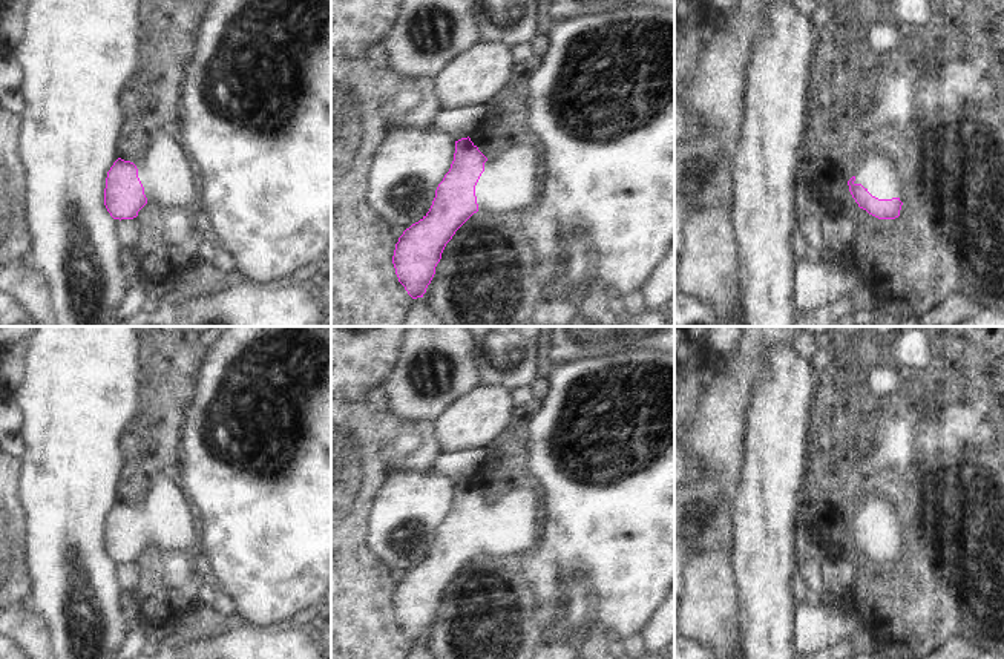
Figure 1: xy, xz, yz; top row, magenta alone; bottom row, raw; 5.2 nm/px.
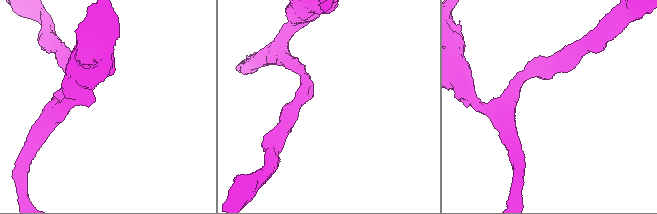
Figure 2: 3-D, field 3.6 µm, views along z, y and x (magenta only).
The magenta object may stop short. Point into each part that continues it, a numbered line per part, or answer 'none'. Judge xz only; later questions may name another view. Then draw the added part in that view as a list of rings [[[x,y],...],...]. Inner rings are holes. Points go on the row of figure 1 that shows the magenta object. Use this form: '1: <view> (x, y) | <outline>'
1: xz (512, 180) | [[[513,139],[504,155],[484,162],[475,196],[478,210],[523,210],[540,195],[540,147],[530,139]]]

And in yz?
1: yz (877, 172) | [[[869,150],[858,161],[854,184],[861,184],[878,199],[898,198],[903,202],[903,187],[895,161],[884,150]]]

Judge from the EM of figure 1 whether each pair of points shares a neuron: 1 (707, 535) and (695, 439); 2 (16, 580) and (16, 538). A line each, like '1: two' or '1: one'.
1: one
2: one

